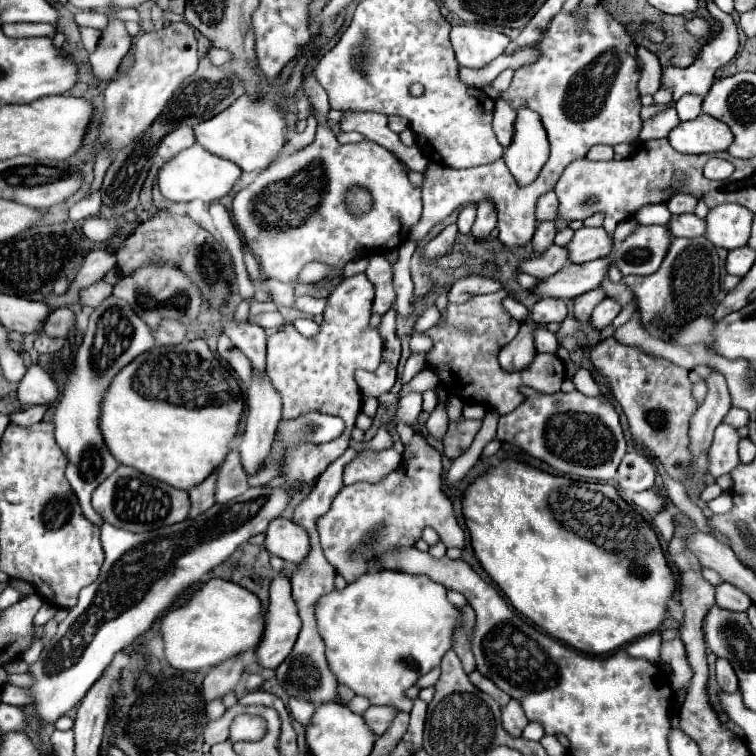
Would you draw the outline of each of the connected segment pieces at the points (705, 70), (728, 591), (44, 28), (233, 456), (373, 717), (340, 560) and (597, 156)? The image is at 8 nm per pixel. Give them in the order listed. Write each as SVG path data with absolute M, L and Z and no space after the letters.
M714 1L708 3L708 11L710 11L712 19L714 19L716 23L720 23L720 39L710 39L710 41L704 45L702 53L698 53L696 61L694 61L690 67L686 67L686 69L674 69L674 67L672 67L672 69L664 69L664 71L662 71L662 79L660 79L660 81L662 81L662 85L666 85L666 87L670 87L670 89L674 91L674 99L676 99L676 101L678 101L682 95L688 95L688 93L704 97L704 95L710 91L710 85L712 85L712 81L714 81L714 73L716 73L722 65L728 65L728 63L734 59L736 51L738 51L738 31L736 31L736 24L733 18L730 17L728 13L720 11Z
M722 583L716 587L716 603L726 611L748 611L752 605L750 597L730 583Z
M4 23L2 31L10 37L52 37L54 27L46 23Z
M230 449L224 463L220 465L218 483L216 483L216 501L226 503L248 489L248 475L240 463L240 455L236 449Z
M370 707L362 717L366 719L368 727L374 731L374 735L382 735L386 727L392 723L396 709L394 707Z
M416 433L410 443L410 457L404 457L400 467L390 473L382 483L354 483L342 487L332 501L328 513L316 521L320 545L326 559L334 565L336 573L344 575L350 583L358 575L374 569L372 559L390 547L414 545L422 529L430 525L448 547L466 547L466 535L460 529L454 509L442 491L442 461L440 451L430 447L422 433Z
M596 145L596 147L592 147L592 149L588 151L586 157L588 157L590 161L612 161L614 151L612 151L612 147L608 147L608 145Z

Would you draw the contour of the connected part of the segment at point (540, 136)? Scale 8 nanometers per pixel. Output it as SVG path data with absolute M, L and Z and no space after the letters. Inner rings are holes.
M520 109L514 123L512 143L504 149L504 163L520 185L532 183L548 159L548 139L540 115Z

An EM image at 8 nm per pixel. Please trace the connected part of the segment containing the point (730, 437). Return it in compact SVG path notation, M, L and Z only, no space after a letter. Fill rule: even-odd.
M724 423L716 427L712 447L708 449L708 471L714 479L728 475L738 465L738 433L734 427L726 427Z

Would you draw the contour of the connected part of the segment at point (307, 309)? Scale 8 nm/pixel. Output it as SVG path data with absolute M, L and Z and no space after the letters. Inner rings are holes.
M296 297L294 301L294 307L310 317L318 315L318 313L324 313L324 307L326 307L326 297Z

